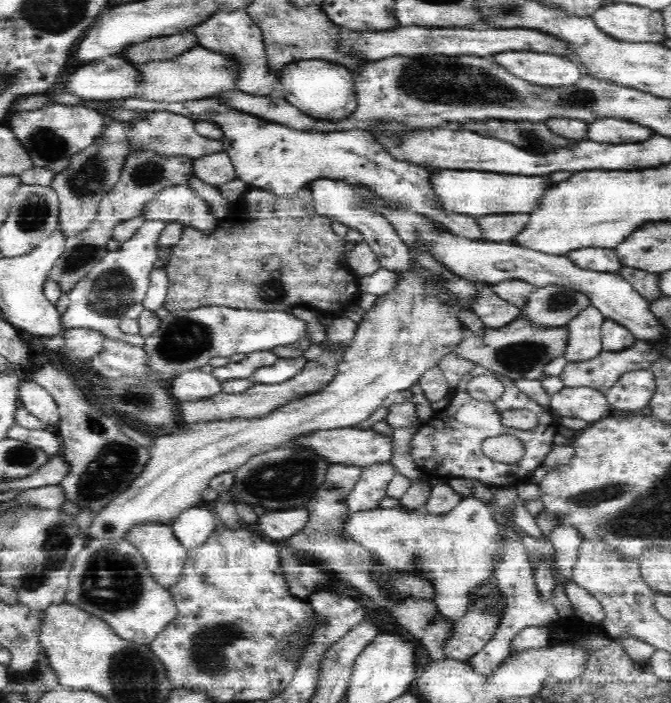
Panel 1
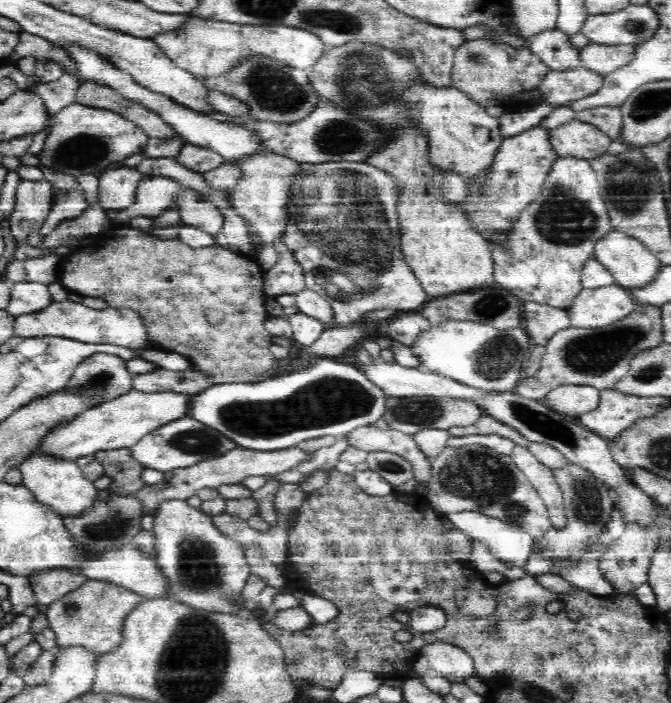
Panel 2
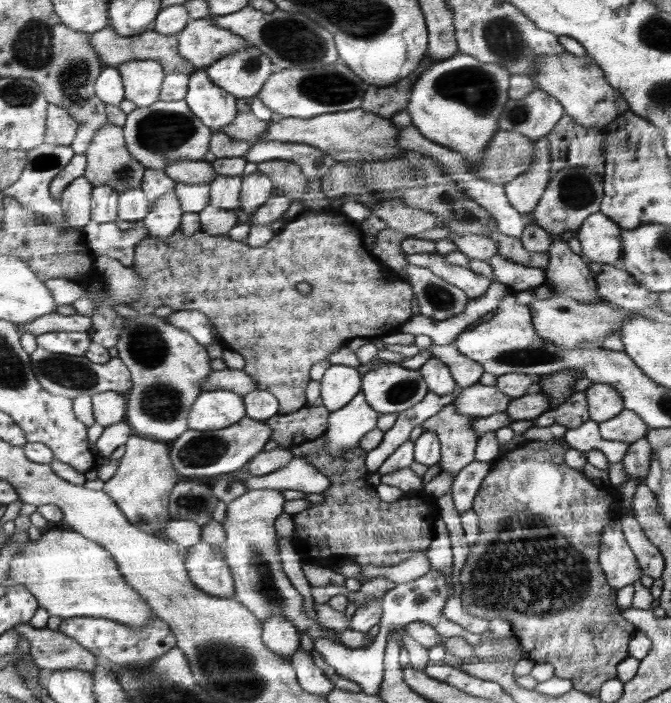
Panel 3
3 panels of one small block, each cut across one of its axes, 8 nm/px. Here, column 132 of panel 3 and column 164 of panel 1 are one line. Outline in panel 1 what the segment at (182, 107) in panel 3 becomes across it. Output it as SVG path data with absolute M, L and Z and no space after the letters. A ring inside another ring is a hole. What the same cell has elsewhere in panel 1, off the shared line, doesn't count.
M157 112L152 113L150 120L132 121L132 125L137 128L138 142L136 148L140 149L146 145L148 149L156 151L156 153L170 154L170 156L178 154L186 154L188 157L198 160L209 155L217 154L224 151L221 140L210 140L200 136L198 132L194 132L194 121L188 120L184 116L176 116L172 113Z

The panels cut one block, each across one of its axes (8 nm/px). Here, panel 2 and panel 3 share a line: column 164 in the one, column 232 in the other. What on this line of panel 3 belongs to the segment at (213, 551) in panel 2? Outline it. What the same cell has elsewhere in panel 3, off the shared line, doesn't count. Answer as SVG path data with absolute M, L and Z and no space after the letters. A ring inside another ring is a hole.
M266 488L246 490L242 496L227 504L227 513L222 526L226 531L226 540L222 544L222 553L231 568L235 579L236 592L232 597L256 614L261 622L274 615L289 618L300 634L304 633L316 641L326 639L326 633L314 624L305 614L305 600L297 587L289 579L281 560L276 531L276 520L284 512L288 502L282 496L282 489Z

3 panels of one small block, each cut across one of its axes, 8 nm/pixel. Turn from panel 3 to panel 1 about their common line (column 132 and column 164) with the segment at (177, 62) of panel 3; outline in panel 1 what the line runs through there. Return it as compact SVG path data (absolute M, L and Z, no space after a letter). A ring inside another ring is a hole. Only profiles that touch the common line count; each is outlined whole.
M185 29L170 36L161 36L133 44L127 49L126 58L136 65L162 63L172 60L178 54L182 54L186 48L196 44L194 33Z

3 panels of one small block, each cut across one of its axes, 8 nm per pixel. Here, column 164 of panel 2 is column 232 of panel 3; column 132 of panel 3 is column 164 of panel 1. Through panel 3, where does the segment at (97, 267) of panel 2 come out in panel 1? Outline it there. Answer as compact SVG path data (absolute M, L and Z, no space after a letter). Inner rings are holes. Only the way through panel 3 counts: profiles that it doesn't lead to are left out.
M310 185L282 197L270 190L252 188L242 198L242 203L247 206L244 217L234 216L233 224L221 222L213 231L204 232L182 224L178 244L172 249L174 254L171 254L168 266L164 267L171 282L164 303L168 311L228 307L247 311L299 312L316 308L328 314L338 314L360 302L364 293L360 291L359 278L346 268L348 242L330 230L328 218L317 214ZM273 256L282 262L282 268L268 272L264 270L264 262Z

